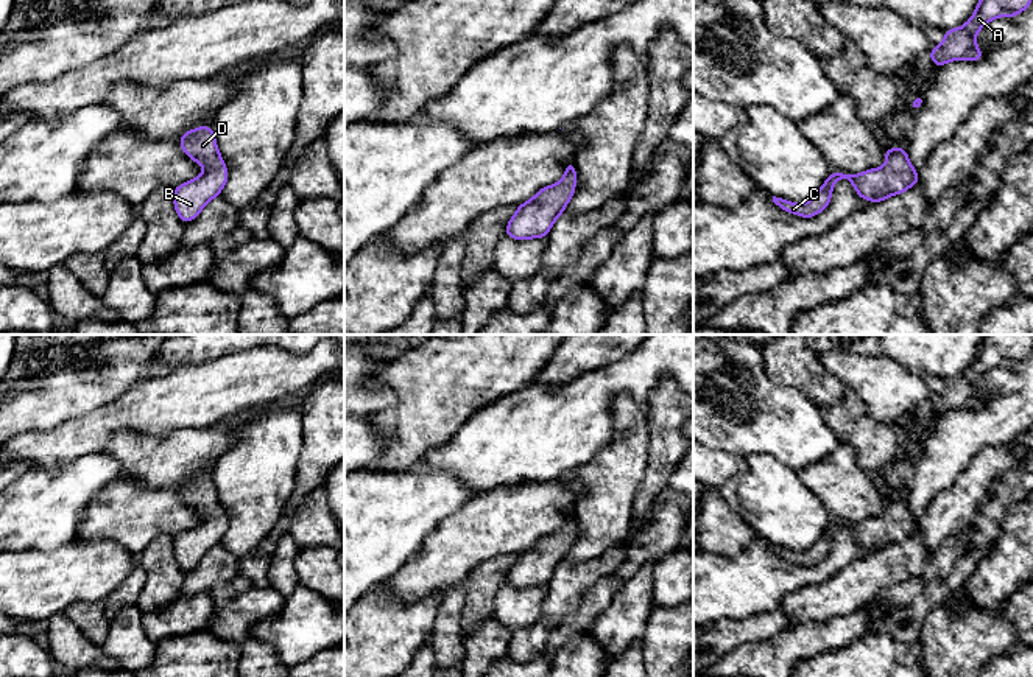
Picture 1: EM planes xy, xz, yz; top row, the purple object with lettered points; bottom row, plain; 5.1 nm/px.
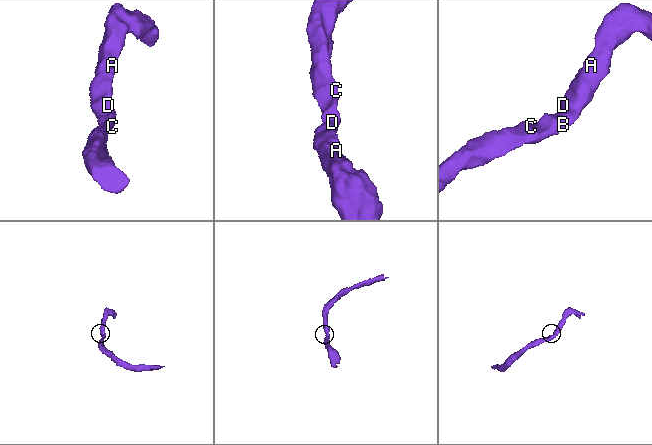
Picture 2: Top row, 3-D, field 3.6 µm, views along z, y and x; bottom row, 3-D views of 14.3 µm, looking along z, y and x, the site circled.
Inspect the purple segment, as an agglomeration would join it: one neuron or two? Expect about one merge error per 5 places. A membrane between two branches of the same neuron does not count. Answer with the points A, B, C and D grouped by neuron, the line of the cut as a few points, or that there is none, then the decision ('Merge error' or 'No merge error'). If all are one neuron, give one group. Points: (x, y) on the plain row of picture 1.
Groups: A B C D. No split. No merge error

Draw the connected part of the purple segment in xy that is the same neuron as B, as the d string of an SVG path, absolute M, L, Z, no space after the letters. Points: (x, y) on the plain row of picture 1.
M212 475L189 478L178 489L182 500L206 518L201 524L173 537L175 559L182 571L190 571L221 542L229 520L217 496Z

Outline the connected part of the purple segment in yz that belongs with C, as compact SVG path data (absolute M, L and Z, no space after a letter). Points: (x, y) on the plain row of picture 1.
M888 496L885 498L885 506L887 512L883 515L866 518L860 523L832 520L809 551L795 552L776 545L773 545L773 551L788 562L813 567L829 554L834 534L840 528L849 528L857 543L873 551L885 549L893 543L902 543L911 534L919 532L919 521L911 515L905 496Z

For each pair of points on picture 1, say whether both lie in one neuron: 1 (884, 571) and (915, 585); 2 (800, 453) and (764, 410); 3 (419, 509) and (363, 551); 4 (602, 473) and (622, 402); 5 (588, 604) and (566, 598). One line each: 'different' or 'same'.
1: different
2: same
3: same
4: same
5: different

